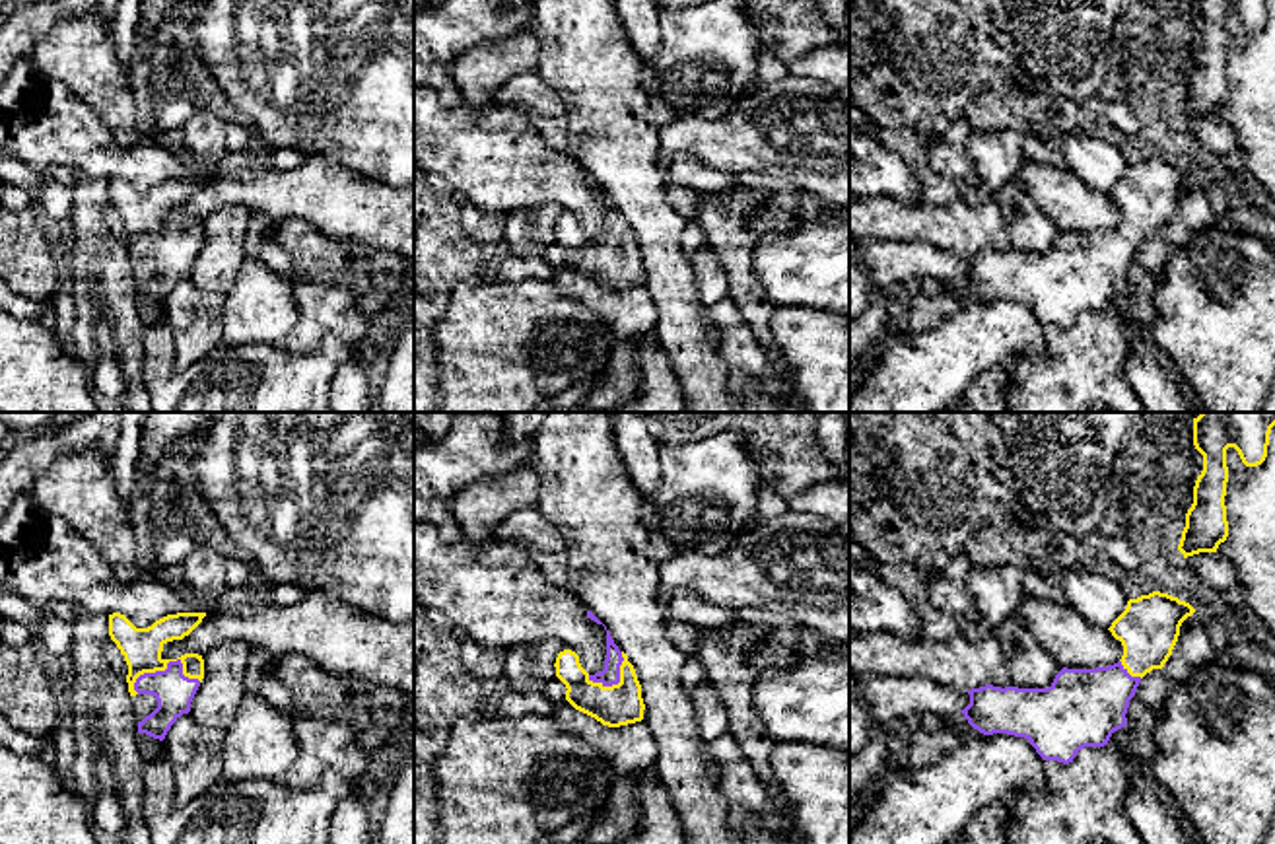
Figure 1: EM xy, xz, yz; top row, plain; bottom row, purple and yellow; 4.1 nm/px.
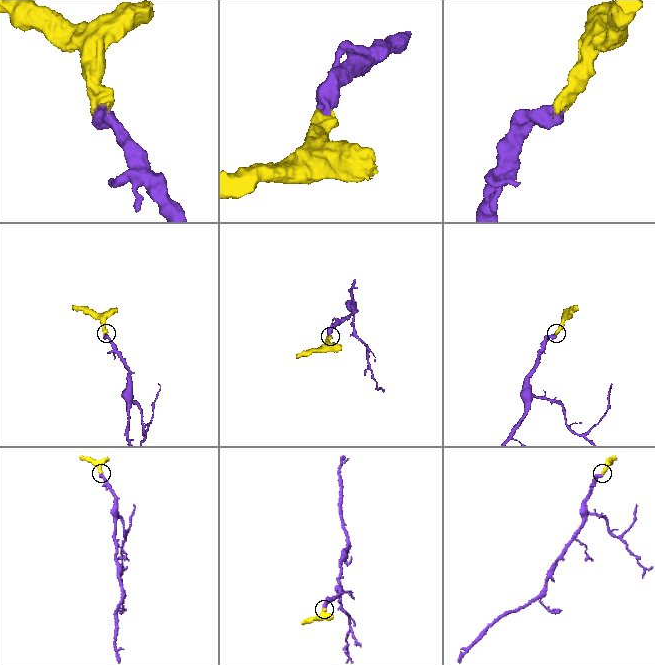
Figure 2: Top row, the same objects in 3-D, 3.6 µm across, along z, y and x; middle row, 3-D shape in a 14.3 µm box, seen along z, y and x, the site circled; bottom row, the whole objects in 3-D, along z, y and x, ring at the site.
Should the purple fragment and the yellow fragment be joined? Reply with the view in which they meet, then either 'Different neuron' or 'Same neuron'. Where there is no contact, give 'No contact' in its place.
Touches purple in xy. Same neuron

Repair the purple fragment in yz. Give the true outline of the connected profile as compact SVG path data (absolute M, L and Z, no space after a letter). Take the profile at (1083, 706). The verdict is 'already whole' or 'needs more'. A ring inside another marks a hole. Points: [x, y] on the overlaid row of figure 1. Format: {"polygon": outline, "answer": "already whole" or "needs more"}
{"polygon": "M1160 591L1129 599L1125 611L1108 628L1123 646L1118 663L1096 669L1063 667L1048 688L1001 688L993 685L972 688L966 690L970 704L960 712L983 735L1024 737L1044 760L1069 764L1081 749L1104 747L1114 731L1127 725L1129 700L1141 679L1153 669L1164 667L1178 642L1182 622L1193 613L1189 603Z", "answer": "needs more"}

